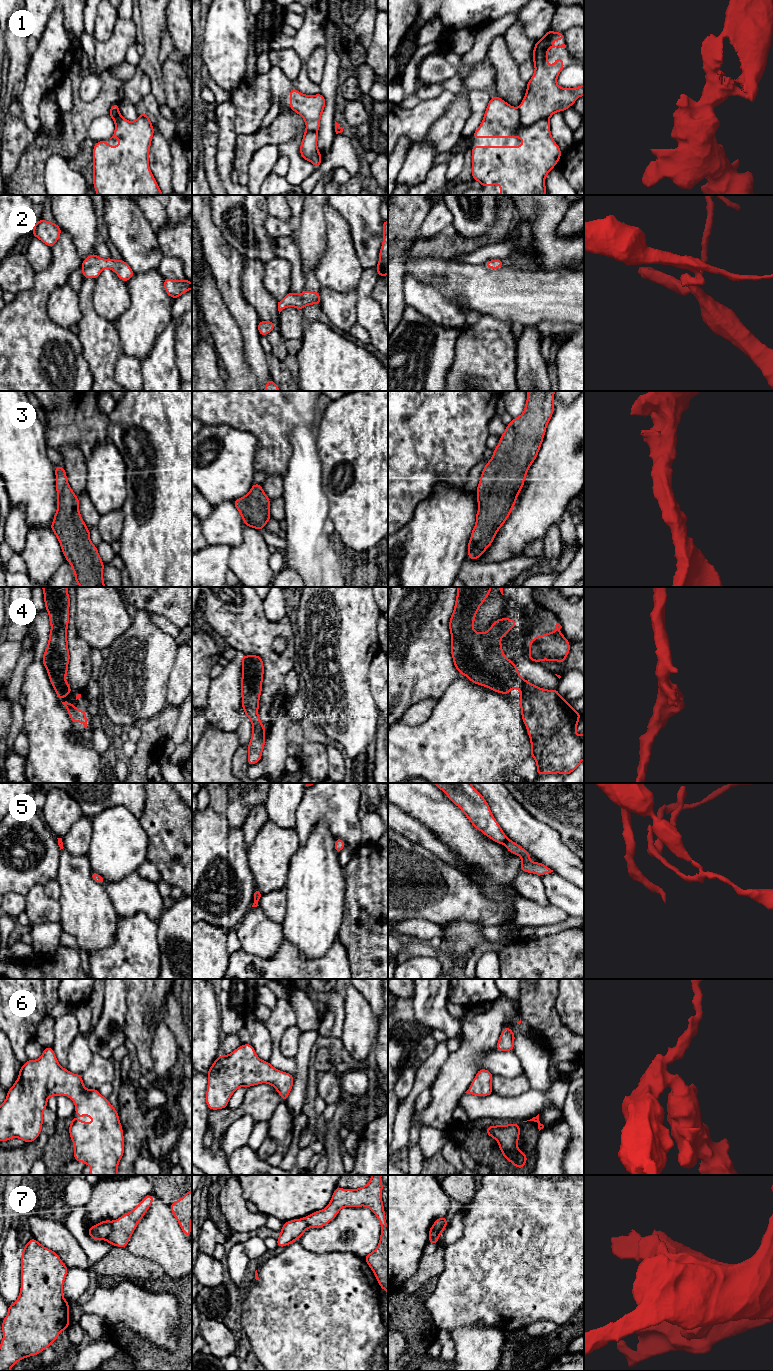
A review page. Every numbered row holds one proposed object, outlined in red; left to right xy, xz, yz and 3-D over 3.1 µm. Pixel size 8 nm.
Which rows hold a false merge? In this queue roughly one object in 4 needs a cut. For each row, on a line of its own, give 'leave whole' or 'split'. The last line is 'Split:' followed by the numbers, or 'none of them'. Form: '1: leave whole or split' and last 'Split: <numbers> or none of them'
1: split
2: leave whole
3: leave whole
4: leave whole
5: split
6: leave whole
7: split
Split: 1, 5, 7

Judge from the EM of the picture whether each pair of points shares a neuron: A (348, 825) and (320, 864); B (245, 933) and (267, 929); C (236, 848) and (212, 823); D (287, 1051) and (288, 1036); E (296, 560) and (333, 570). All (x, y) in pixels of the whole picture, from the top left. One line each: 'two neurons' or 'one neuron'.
A: two neurons
B: one neuron
C: one neuron
D: one neuron
E: two neurons

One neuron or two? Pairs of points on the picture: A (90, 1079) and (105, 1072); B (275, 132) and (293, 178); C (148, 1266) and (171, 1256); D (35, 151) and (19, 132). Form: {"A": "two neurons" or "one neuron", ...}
{"A": "one neuron", "B": "two neurons", "C": "two neurons", "D": "two neurons"}

